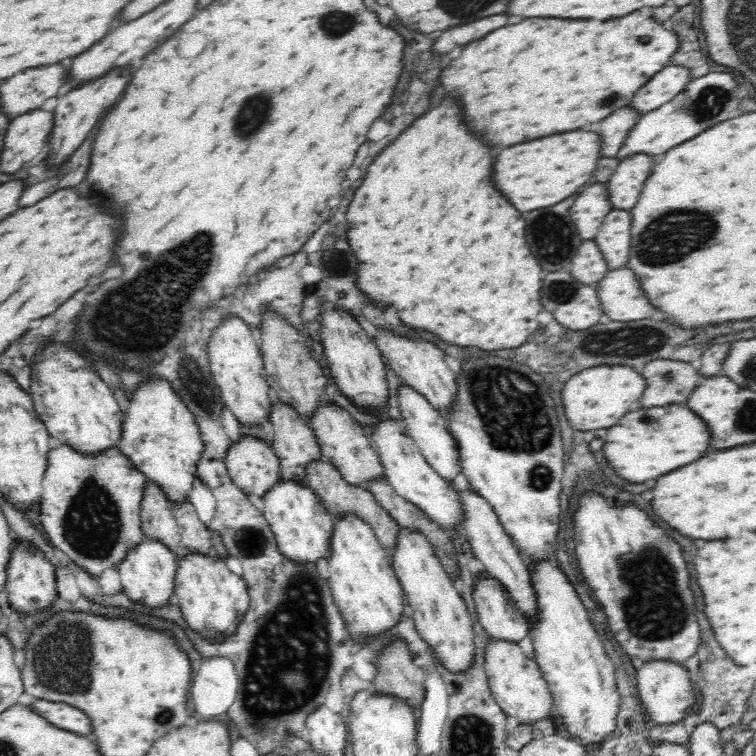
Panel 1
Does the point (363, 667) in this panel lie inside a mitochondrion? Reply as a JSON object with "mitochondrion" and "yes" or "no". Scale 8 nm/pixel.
{"mitochondrion":"no"}

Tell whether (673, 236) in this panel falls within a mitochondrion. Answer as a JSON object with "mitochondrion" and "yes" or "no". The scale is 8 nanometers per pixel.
{"mitochondrion":"yes"}

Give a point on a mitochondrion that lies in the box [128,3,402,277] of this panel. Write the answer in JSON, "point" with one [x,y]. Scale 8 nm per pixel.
{"point":[255,111]}

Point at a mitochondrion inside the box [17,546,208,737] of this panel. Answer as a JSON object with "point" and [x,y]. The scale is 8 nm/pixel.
{"point":[62,660]}

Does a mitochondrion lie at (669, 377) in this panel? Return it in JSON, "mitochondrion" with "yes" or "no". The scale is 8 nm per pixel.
{"mitochondrion":"yes"}

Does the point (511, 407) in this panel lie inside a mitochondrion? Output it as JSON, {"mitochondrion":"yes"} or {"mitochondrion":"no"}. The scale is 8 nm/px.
{"mitochondrion":"yes"}

